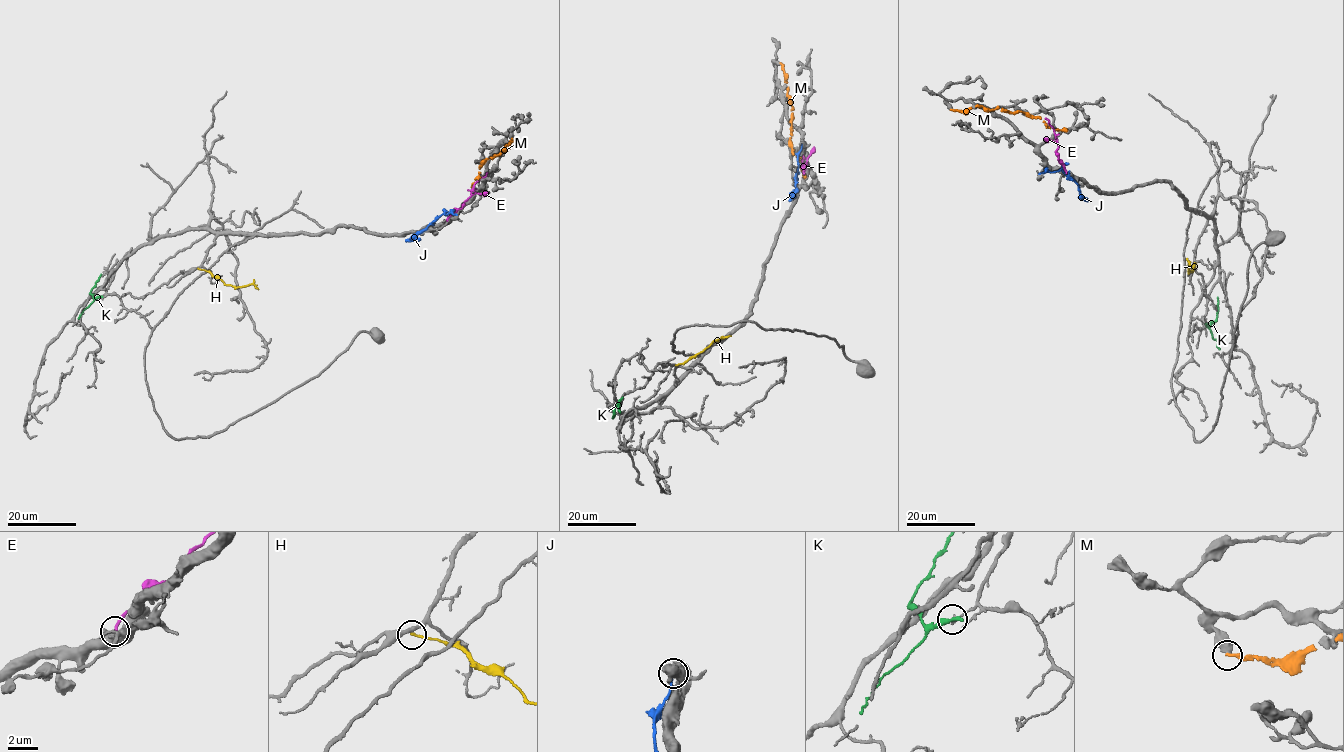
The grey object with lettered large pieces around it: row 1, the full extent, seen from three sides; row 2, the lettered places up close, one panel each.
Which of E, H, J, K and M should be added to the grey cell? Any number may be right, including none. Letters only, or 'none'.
none

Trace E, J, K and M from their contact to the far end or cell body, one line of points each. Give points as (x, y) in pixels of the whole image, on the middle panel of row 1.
E: (804, 174), (804, 155)
J: (801, 145), (793, 198), (789, 201)
K: (621, 399), (612, 417)
M: (780, 63), (788, 87), (791, 148), (804, 178)

